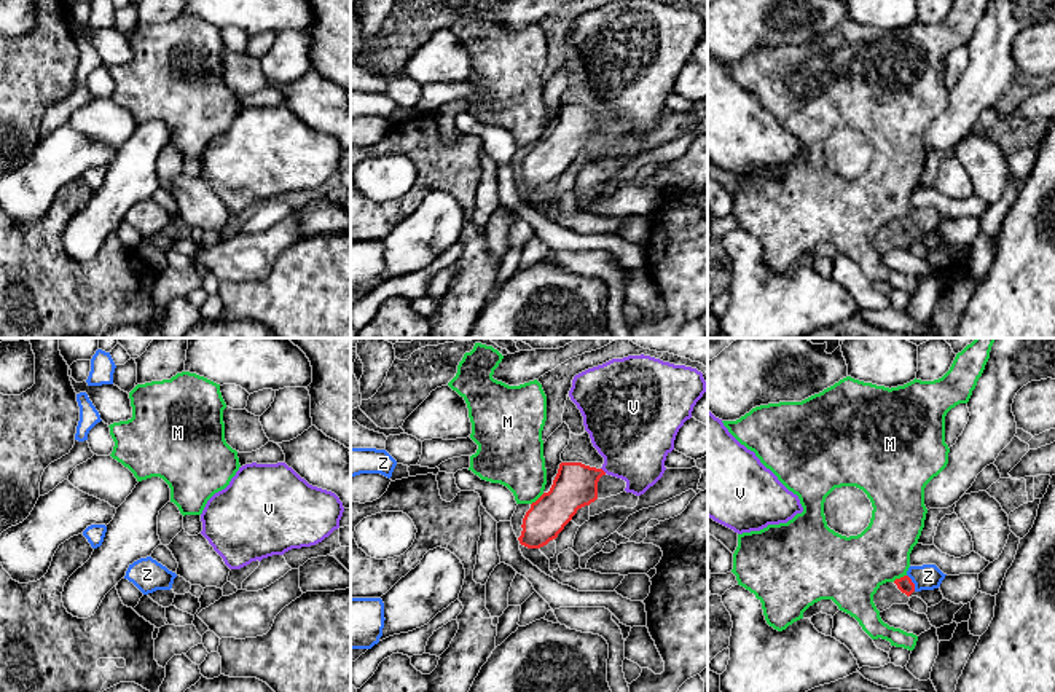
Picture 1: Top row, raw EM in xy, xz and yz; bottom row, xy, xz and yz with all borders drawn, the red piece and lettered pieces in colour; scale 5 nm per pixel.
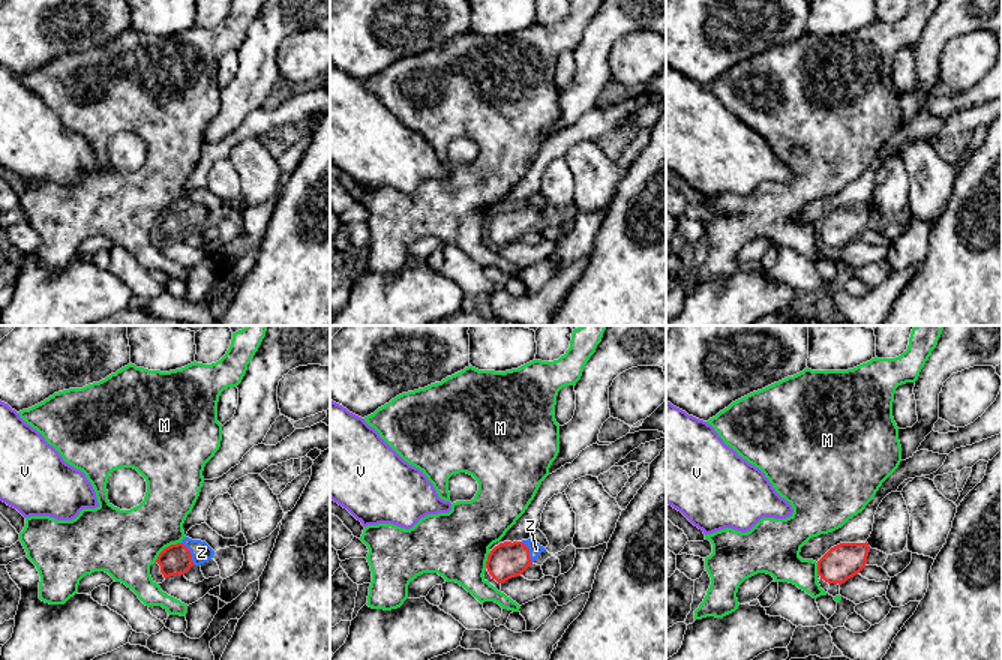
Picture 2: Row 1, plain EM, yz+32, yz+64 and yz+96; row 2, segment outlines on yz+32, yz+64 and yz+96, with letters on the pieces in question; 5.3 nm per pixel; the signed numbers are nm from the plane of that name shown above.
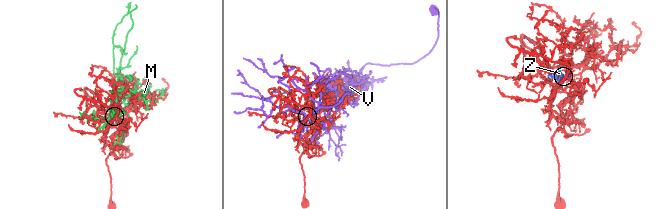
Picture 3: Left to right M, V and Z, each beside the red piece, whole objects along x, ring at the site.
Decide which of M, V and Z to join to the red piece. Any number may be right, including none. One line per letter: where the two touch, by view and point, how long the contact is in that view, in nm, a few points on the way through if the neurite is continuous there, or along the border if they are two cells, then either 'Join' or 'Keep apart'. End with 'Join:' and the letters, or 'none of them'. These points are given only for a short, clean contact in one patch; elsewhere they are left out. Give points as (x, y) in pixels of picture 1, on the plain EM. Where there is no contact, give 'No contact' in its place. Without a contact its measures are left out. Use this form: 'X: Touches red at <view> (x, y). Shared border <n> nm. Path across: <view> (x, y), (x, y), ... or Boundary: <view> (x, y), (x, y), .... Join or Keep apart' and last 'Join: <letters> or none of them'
M: Touches red at xz (539, 141). Shared border 90 nm. Keep apart
V: Touches red at xz (603, 114). Shared border 40 nm. Keep apart
Z: Touches red at yz (912, 225). Shared border 100 nm. Path across: yz (904, 227), (912, 225), (928, 219). Join
Join: Z

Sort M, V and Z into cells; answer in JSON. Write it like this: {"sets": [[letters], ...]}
{"sets": [["M"], ["V"], ["Z"]]}

